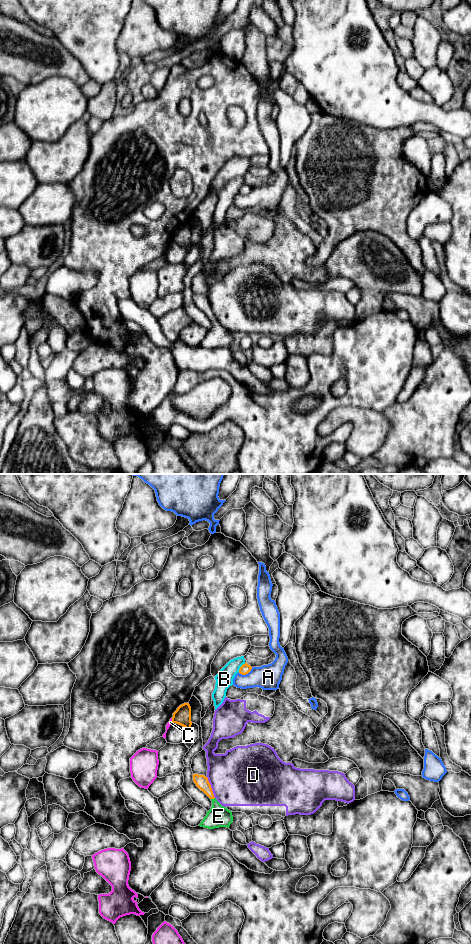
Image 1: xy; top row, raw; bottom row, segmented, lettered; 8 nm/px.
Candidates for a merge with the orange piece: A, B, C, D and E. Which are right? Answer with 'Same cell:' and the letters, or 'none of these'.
Same cell: E

